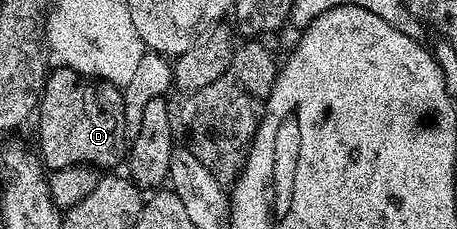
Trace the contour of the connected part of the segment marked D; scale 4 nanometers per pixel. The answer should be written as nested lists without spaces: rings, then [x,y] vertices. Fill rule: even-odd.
[[[56,67],[49,72],[38,106],[40,121],[40,149],[38,156],[49,170],[71,165],[94,165],[101,171],[112,171],[126,157],[126,134],[124,131],[124,94],[107,81],[98,81],[75,73],[73,69]]]

